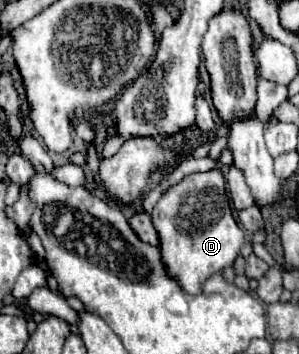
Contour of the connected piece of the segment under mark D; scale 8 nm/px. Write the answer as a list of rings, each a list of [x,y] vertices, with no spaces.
[[[219,167],[207,173],[193,173],[169,187],[155,205],[153,225],[161,239],[161,257],[167,273],[179,281],[187,293],[201,293],[201,285],[235,261],[243,245],[243,231],[233,221],[225,193],[225,175]]]

